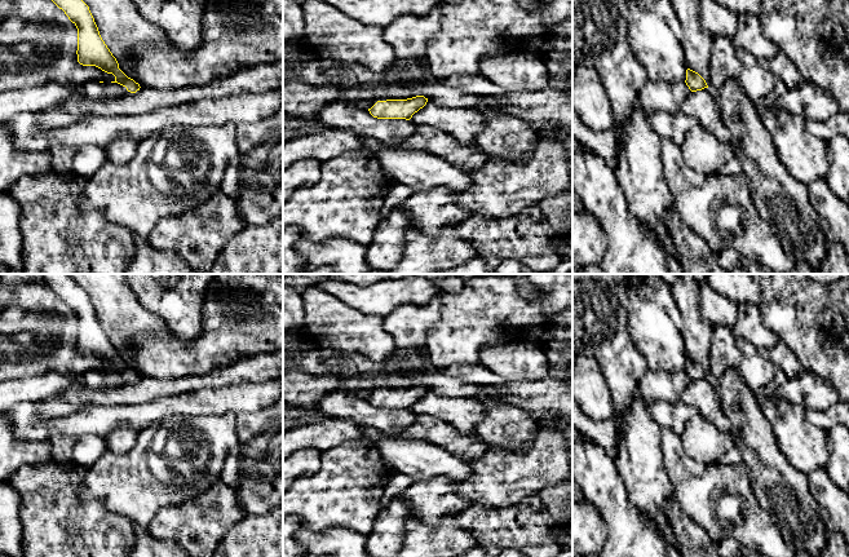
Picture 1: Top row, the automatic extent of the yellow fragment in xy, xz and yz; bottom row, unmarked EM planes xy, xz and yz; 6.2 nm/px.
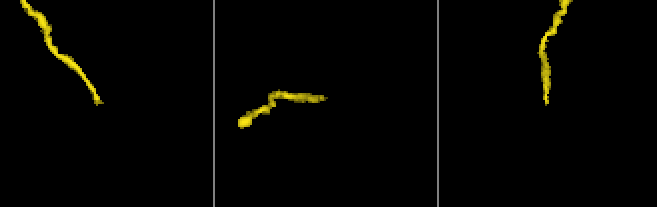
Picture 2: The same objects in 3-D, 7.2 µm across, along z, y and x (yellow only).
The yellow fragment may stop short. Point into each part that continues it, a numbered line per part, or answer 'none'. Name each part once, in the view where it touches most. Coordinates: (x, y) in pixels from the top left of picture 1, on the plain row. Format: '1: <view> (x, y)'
1: xz (383, 384)

